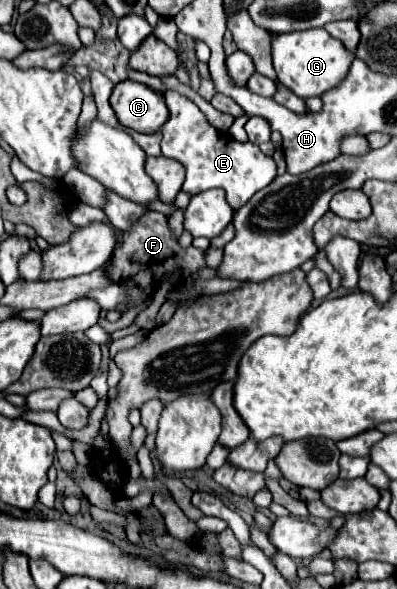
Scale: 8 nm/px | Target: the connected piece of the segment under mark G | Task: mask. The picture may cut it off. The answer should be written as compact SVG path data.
M323 28L273 36L271 56L279 82L287 86L291 92L295 92L299 98L319 96L325 90L331 90L331 86L337 86L337 82L341 82L355 58L353 54L347 54L347 50L343 50L343 44L329 36Z

